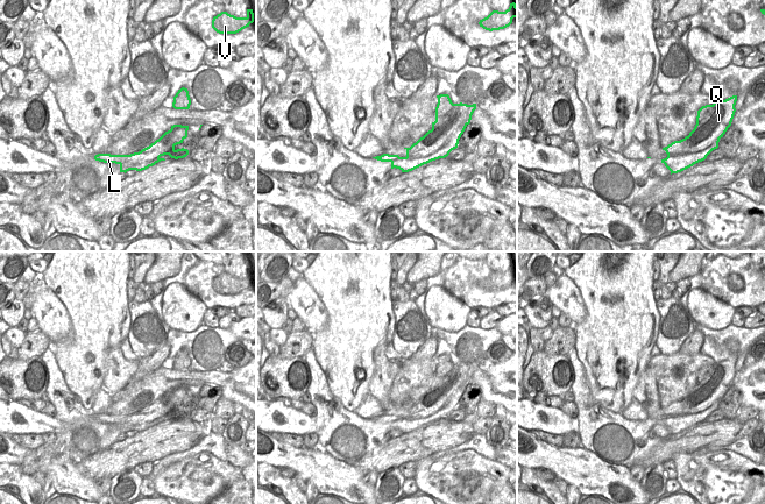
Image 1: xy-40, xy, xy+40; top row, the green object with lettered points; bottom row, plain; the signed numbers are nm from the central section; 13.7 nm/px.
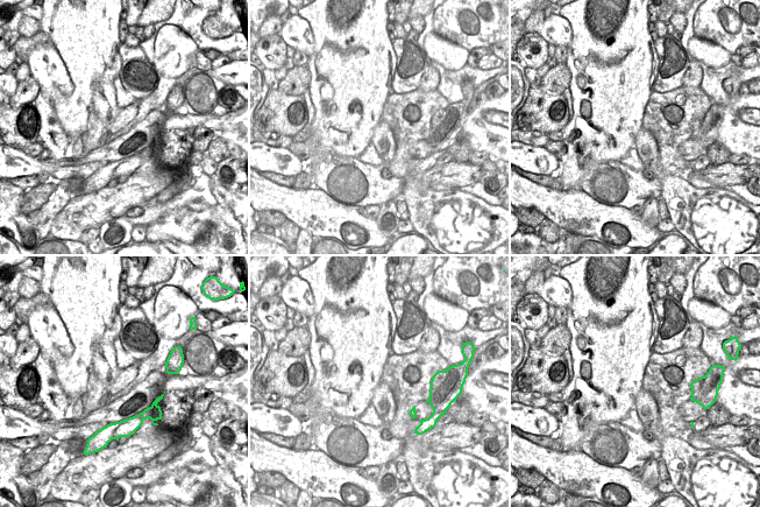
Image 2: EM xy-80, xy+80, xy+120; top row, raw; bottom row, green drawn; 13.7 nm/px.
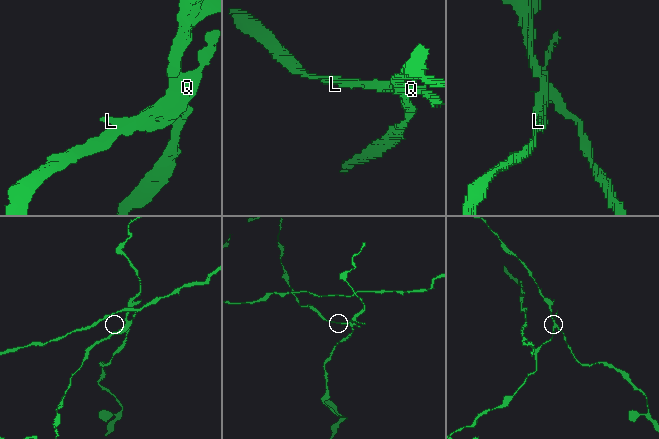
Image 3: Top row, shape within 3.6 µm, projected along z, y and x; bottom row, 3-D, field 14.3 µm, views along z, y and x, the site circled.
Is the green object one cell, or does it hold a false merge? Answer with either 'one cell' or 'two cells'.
two cells

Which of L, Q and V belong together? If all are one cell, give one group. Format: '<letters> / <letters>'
L Q / V

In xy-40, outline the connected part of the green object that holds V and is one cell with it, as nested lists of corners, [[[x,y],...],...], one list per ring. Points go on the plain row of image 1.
[[[247,270],[246,278],[236,278],[228,275],[227,272],[221,272],[212,281],[212,289],[219,294],[236,294],[242,290],[249,288],[254,283],[253,270]]]

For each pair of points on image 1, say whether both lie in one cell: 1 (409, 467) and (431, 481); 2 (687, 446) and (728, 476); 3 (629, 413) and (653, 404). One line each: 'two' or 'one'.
1: two
2: two
3: two

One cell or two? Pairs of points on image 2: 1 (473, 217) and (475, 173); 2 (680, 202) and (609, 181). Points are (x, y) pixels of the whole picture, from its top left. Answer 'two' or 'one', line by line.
1: two
2: two

